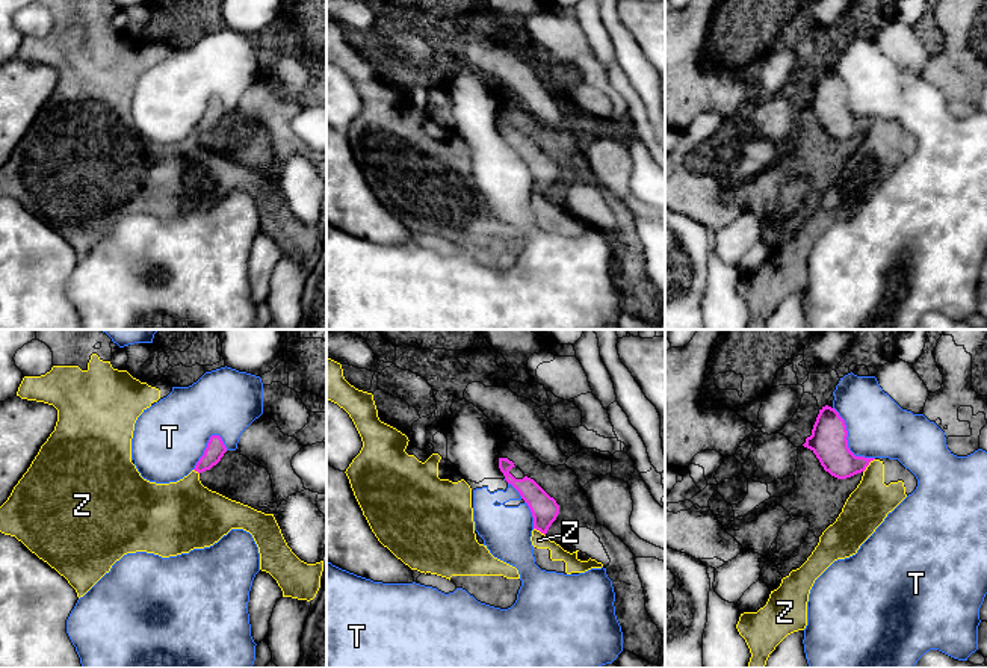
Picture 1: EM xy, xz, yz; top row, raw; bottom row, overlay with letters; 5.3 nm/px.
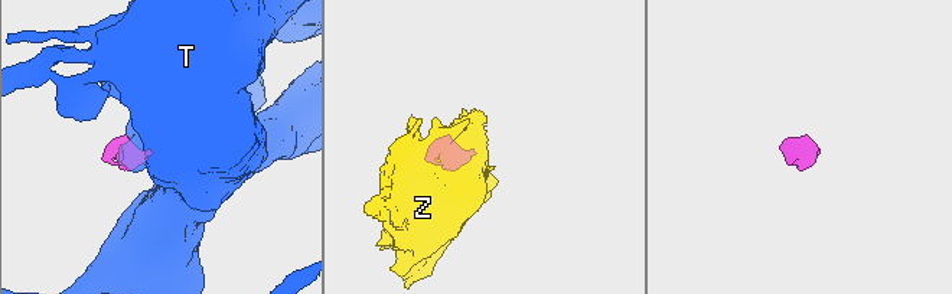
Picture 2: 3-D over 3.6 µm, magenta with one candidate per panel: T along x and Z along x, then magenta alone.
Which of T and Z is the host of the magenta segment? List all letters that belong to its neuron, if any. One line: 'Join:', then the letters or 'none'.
Join: Z

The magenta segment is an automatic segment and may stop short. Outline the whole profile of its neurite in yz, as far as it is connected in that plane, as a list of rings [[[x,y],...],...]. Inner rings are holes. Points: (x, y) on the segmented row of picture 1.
[[[825,405],[819,410],[812,435],[804,447],[810,449],[825,472],[837,479],[846,479],[866,470],[875,458],[856,456],[848,447],[848,431],[839,413]]]

